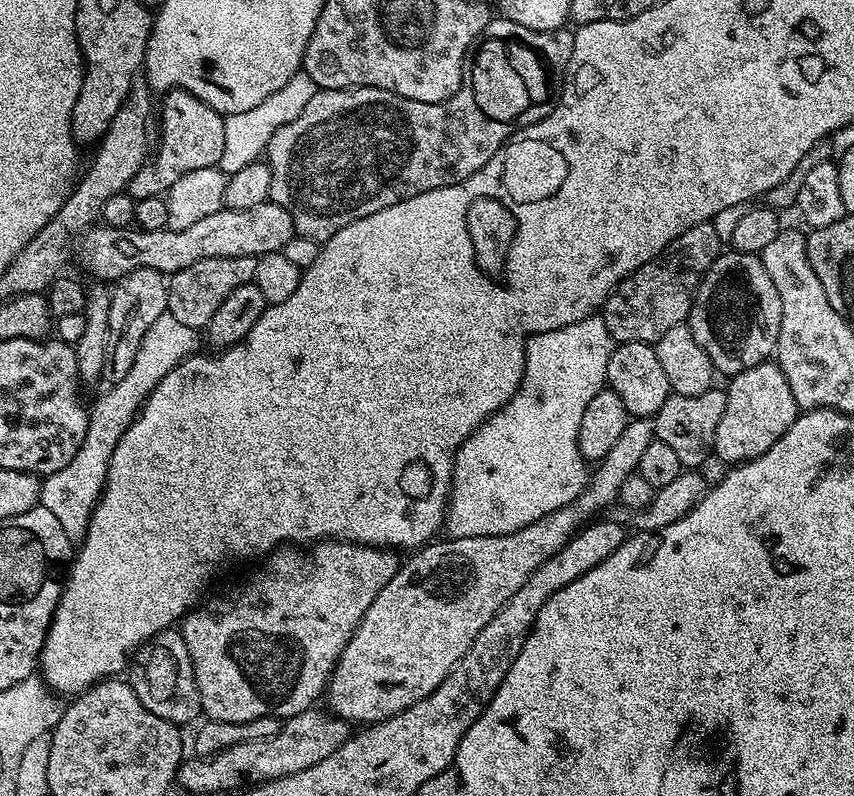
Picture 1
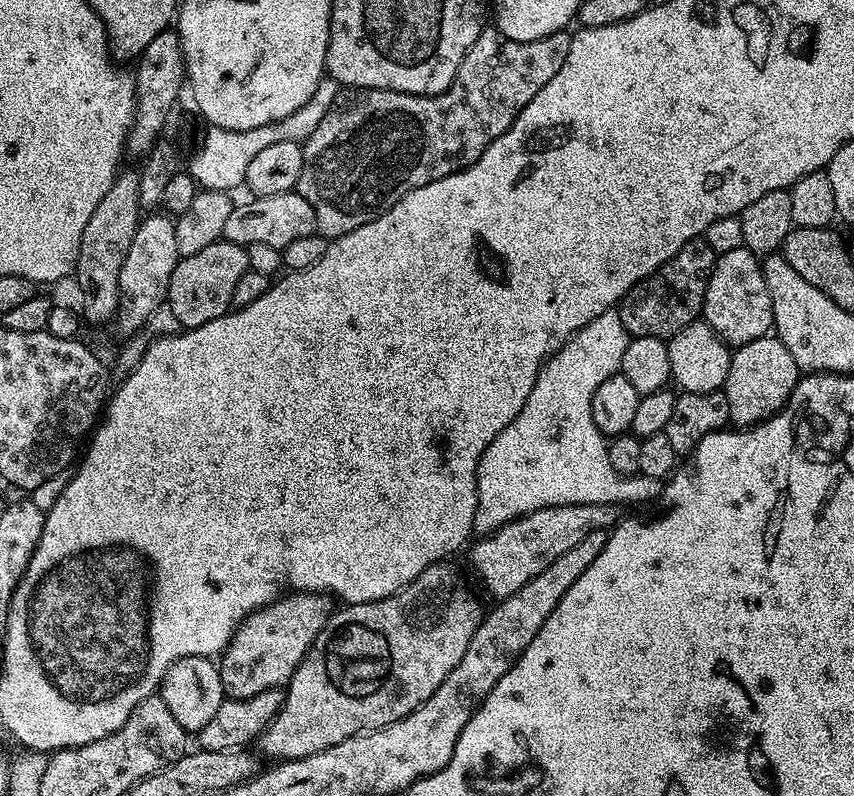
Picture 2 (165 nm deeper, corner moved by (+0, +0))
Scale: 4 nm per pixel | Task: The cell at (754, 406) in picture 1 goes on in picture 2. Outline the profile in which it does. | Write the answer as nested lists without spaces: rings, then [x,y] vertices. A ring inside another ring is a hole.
[[[775,334],[754,338],[754,342],[739,345],[732,352],[730,370],[722,389],[726,394],[726,406],[730,406],[729,421],[737,429],[742,429],[752,428],[763,420],[769,420],[783,410],[801,378],[801,370],[790,355],[790,350],[782,346]]]

